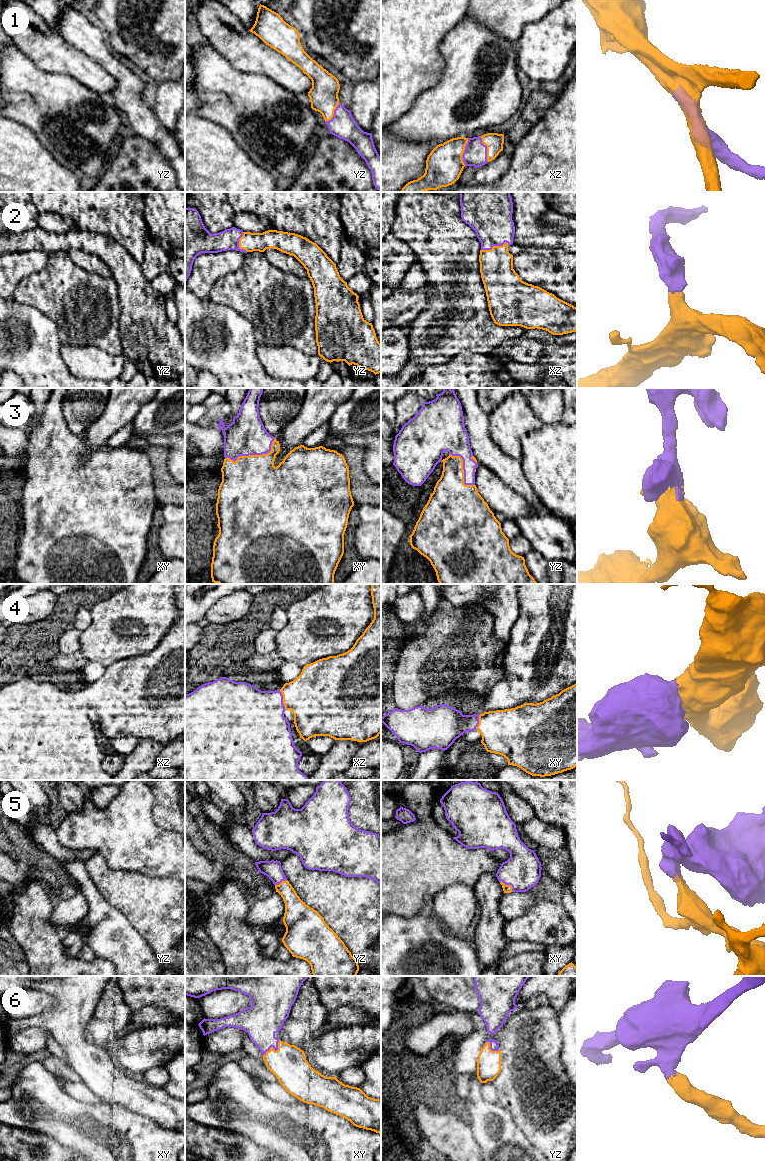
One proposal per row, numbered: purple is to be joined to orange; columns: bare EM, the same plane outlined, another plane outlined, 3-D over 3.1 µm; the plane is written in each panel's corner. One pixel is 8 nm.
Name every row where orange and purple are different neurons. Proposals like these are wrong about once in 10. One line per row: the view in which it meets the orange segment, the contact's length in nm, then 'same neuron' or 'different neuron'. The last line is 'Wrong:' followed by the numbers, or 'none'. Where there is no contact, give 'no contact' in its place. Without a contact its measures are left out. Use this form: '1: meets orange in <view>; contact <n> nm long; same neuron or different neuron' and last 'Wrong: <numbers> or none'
1: meets orange in xz; contact 220 nm long; same neuron
2: meets orange in xz; contact 240 nm long; same neuron
3: meets orange in xy; contact 440 nm long; same neuron
4: meets orange in xz; contact 180 nm long; same neuron
5: meets orange in xy; contact 140 nm long; same neuron
6: meets orange in xy; contact 180 nm long; same neuron
Wrong: none

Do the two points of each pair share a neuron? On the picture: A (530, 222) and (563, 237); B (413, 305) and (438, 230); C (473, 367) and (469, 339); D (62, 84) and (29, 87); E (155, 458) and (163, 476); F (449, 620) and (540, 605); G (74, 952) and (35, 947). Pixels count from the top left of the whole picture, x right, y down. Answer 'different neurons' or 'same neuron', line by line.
A: same neuron
B: different neurons
C: different neurons
D: same neuron
E: same neuron
F: different neurons
G: different neurons

